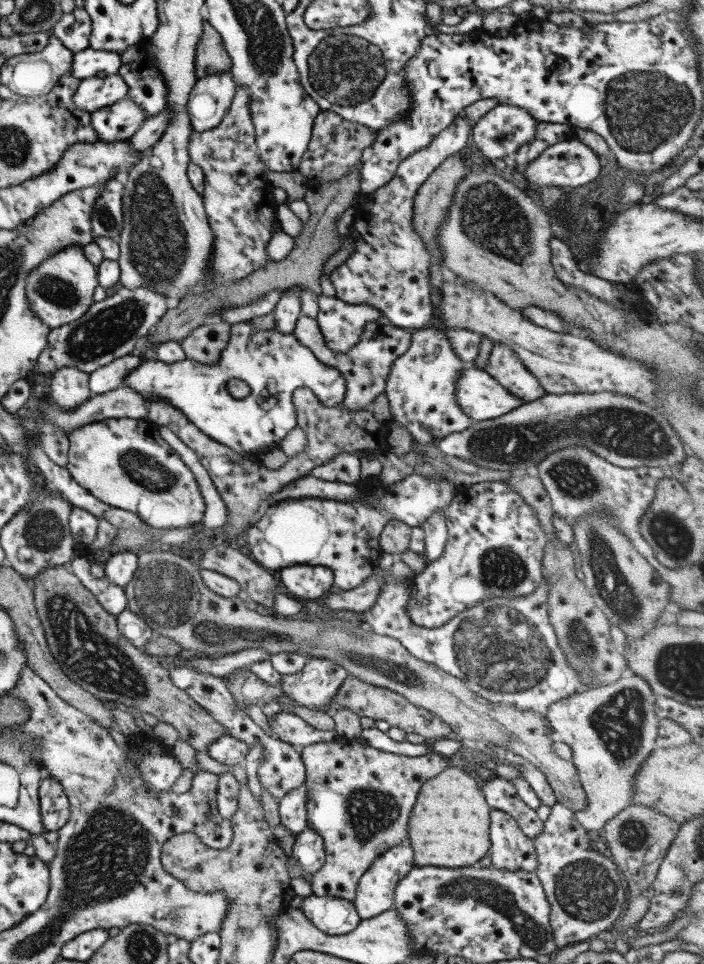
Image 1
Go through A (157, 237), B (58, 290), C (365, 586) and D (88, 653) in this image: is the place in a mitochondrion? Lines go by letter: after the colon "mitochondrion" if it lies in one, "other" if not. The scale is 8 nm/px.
A: mitochondrion
B: mitochondrion
C: other
D: mitochondrion

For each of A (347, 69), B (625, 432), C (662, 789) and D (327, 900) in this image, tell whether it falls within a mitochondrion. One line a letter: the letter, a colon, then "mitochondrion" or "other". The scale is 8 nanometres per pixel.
A: mitochondrion
B: mitochondrion
C: other
D: other

